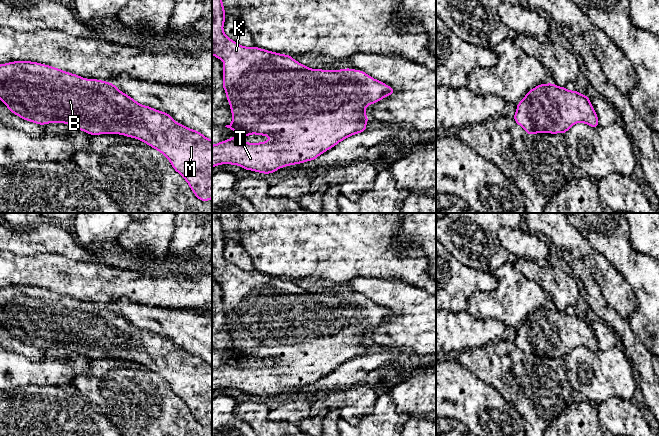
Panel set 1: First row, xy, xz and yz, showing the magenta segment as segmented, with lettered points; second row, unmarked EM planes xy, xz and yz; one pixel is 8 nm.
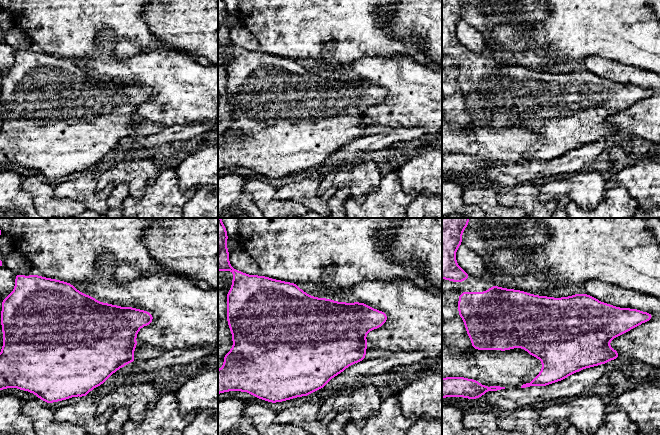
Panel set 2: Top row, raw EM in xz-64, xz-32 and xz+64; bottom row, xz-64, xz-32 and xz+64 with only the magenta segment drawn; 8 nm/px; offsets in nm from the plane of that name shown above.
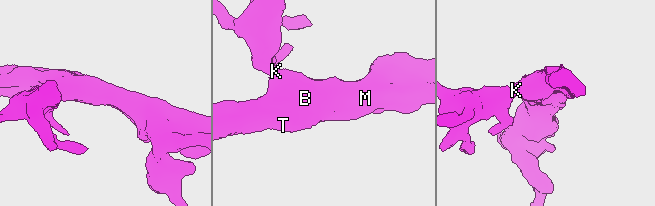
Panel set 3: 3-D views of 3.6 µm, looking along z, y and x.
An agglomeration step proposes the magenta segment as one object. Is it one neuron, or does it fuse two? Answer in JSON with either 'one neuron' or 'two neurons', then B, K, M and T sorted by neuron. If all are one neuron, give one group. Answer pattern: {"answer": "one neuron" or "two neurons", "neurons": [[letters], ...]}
{"answer": "one neuron", "neurons": [["B", "K", "M", "T"]]}

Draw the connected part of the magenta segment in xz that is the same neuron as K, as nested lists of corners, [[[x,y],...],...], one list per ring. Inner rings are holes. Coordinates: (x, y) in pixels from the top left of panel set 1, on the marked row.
[[[212,0],[212,55],[225,61],[222,63],[223,89],[233,115],[232,123],[225,127],[237,133],[235,138],[212,145],[212,168],[221,164],[232,164],[245,170],[269,174],[282,167],[315,160],[340,141],[366,131],[369,118],[365,114],[365,107],[395,93],[390,86],[361,70],[310,69],[290,55],[271,52],[256,46],[253,48],[241,46],[225,35],[223,31],[225,15],[222,0]],[[252,133],[269,136],[271,140],[257,144],[242,141],[243,135],[249,137]]]

